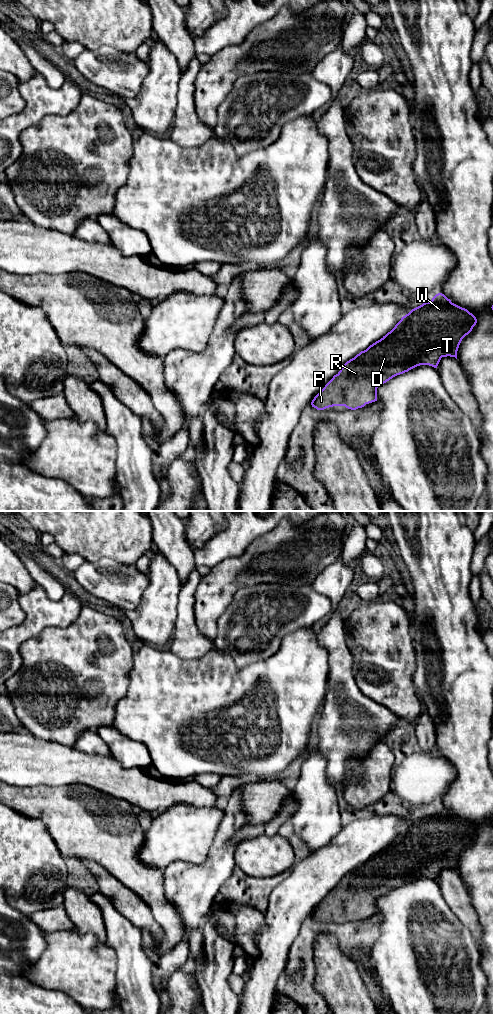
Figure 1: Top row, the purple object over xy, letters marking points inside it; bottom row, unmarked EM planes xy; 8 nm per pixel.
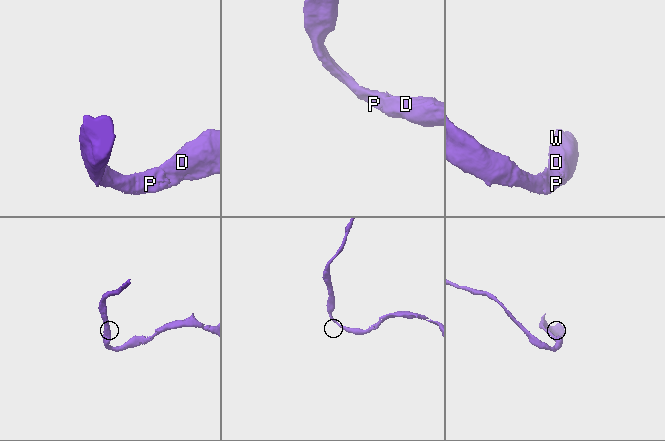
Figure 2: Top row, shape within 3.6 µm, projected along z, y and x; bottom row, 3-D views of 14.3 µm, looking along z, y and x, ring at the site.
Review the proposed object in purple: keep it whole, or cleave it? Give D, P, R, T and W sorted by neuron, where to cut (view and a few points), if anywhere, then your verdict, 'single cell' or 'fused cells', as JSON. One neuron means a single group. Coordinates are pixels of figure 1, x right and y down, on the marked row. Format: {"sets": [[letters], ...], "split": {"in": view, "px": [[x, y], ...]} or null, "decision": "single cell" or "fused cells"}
{"sets": [["D", "P", "R", "T", "W"]], "split": null, "decision": "single cell"}

